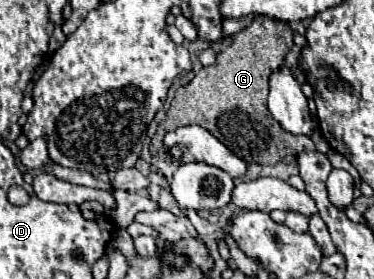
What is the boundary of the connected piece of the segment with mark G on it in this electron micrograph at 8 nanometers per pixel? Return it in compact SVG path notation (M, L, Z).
M256 16L248 28L232 36L232 44L220 52L212 66L202 68L190 84L176 90L176 96L170 102L164 122L160 122L152 144L160 146L164 134L170 130L198 124L208 128L220 142L226 142L226 146L230 146L230 150L234 150L240 158L246 158L246 162L276 164L286 154L316 150L308 136L286 134L286 130L270 118L266 106L268 76L284 64L284 58L292 46L292 28L288 22L274 22L266 16Z

